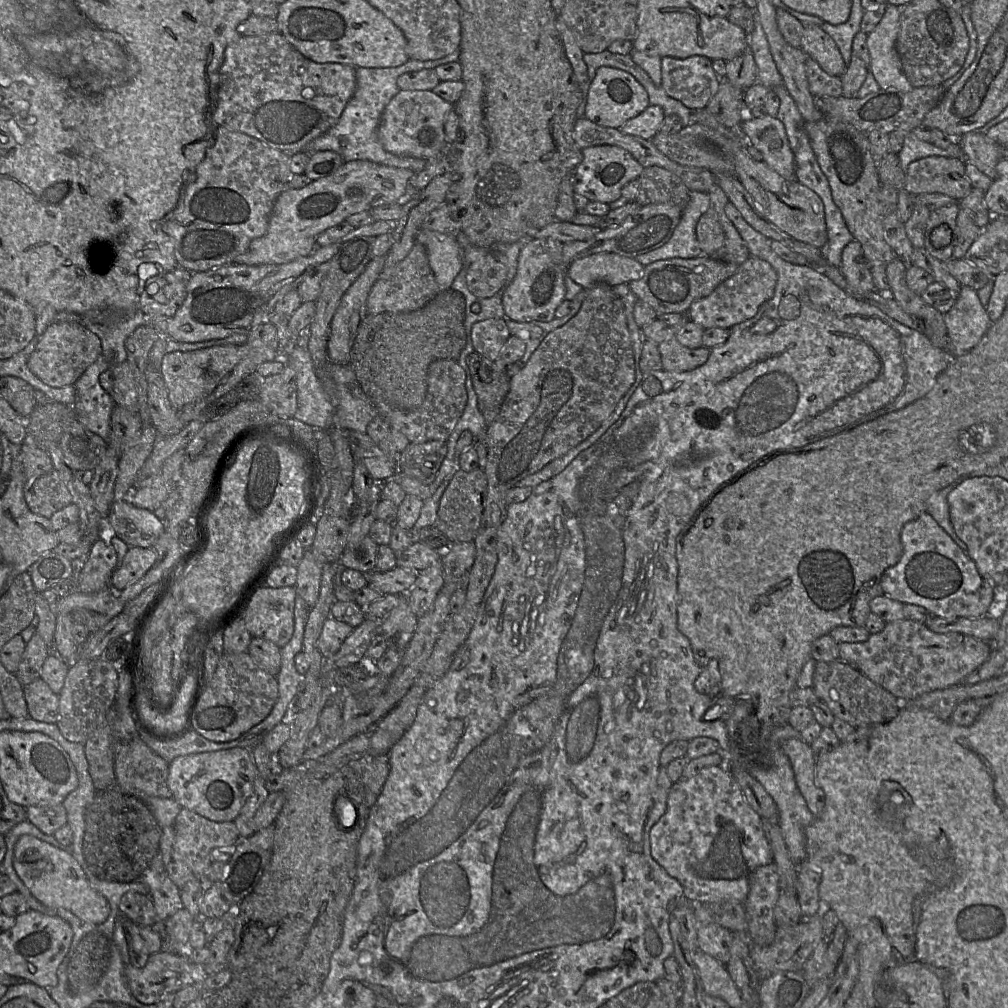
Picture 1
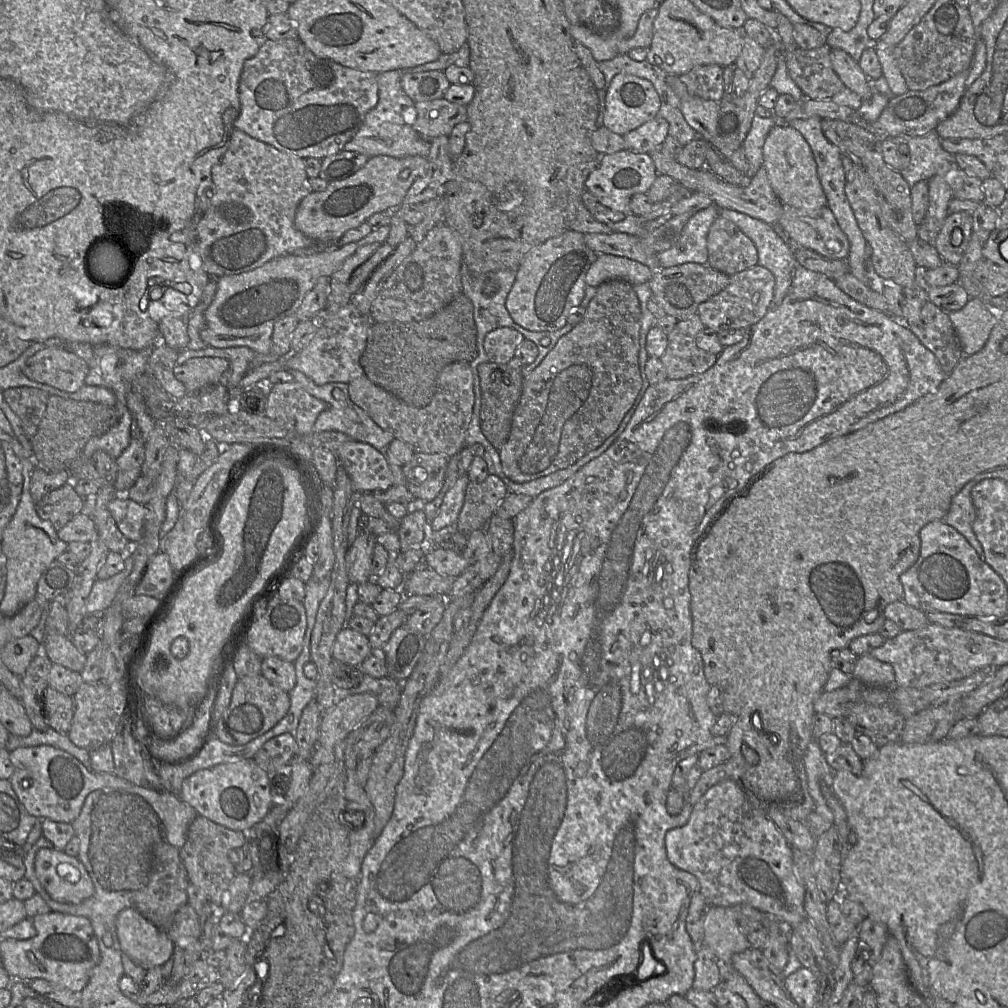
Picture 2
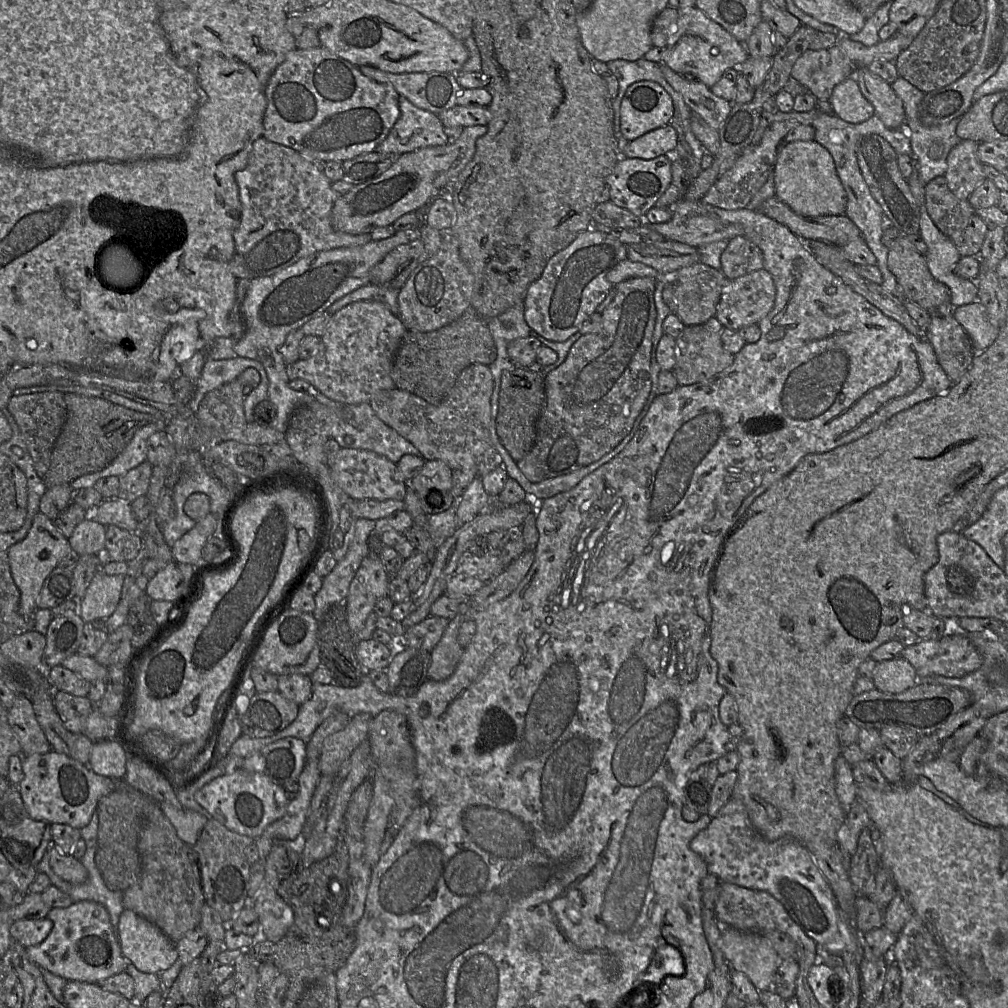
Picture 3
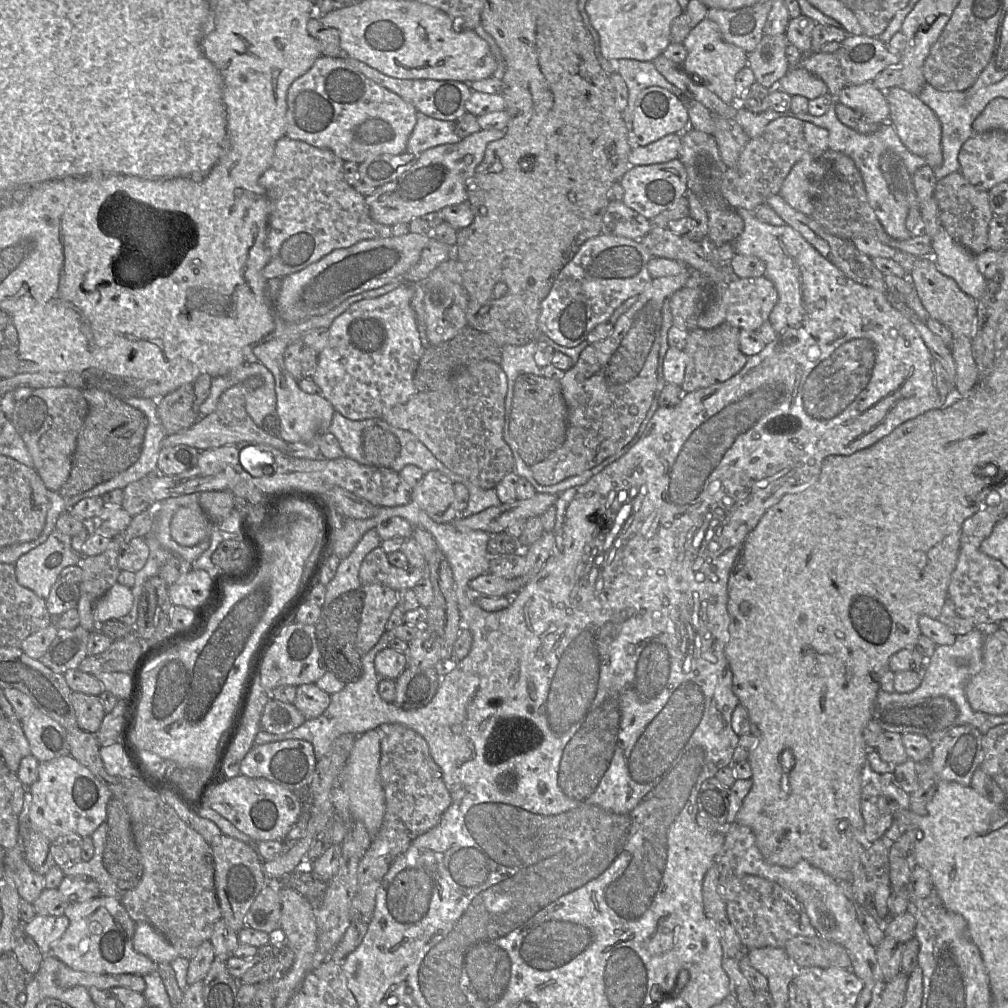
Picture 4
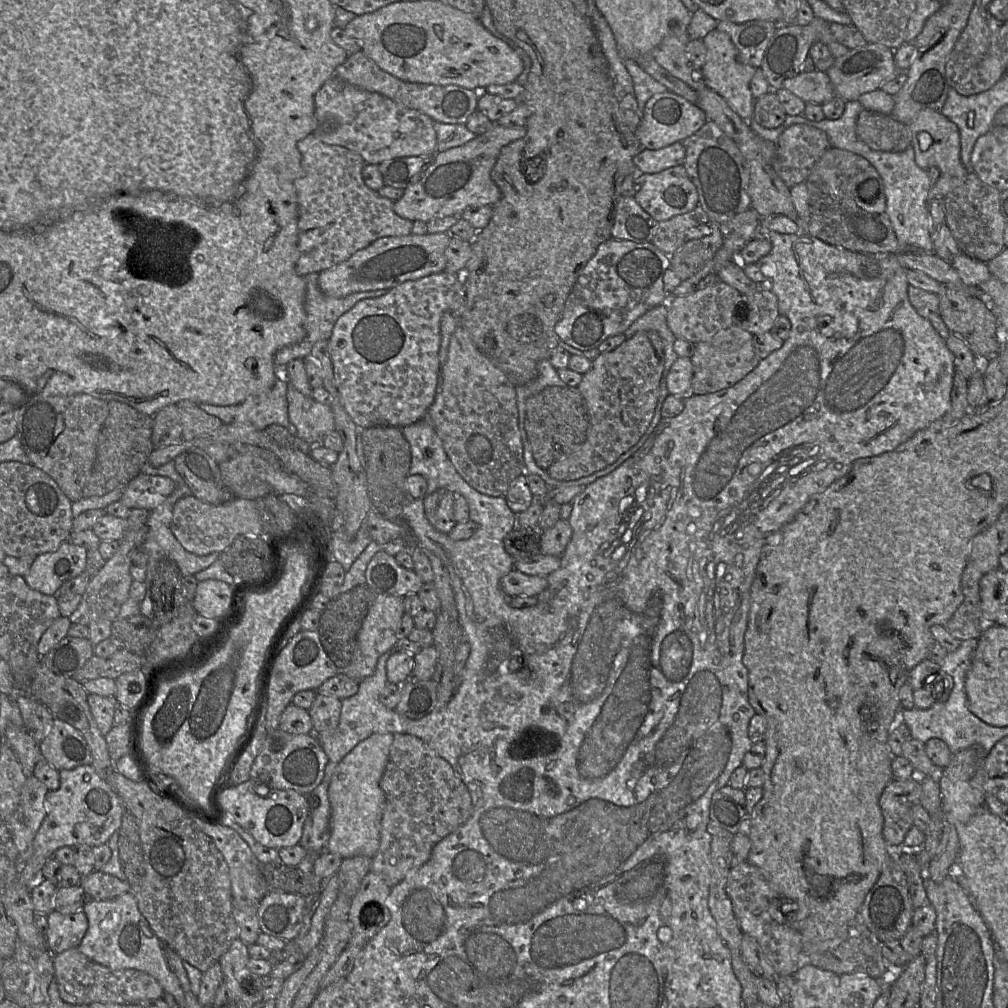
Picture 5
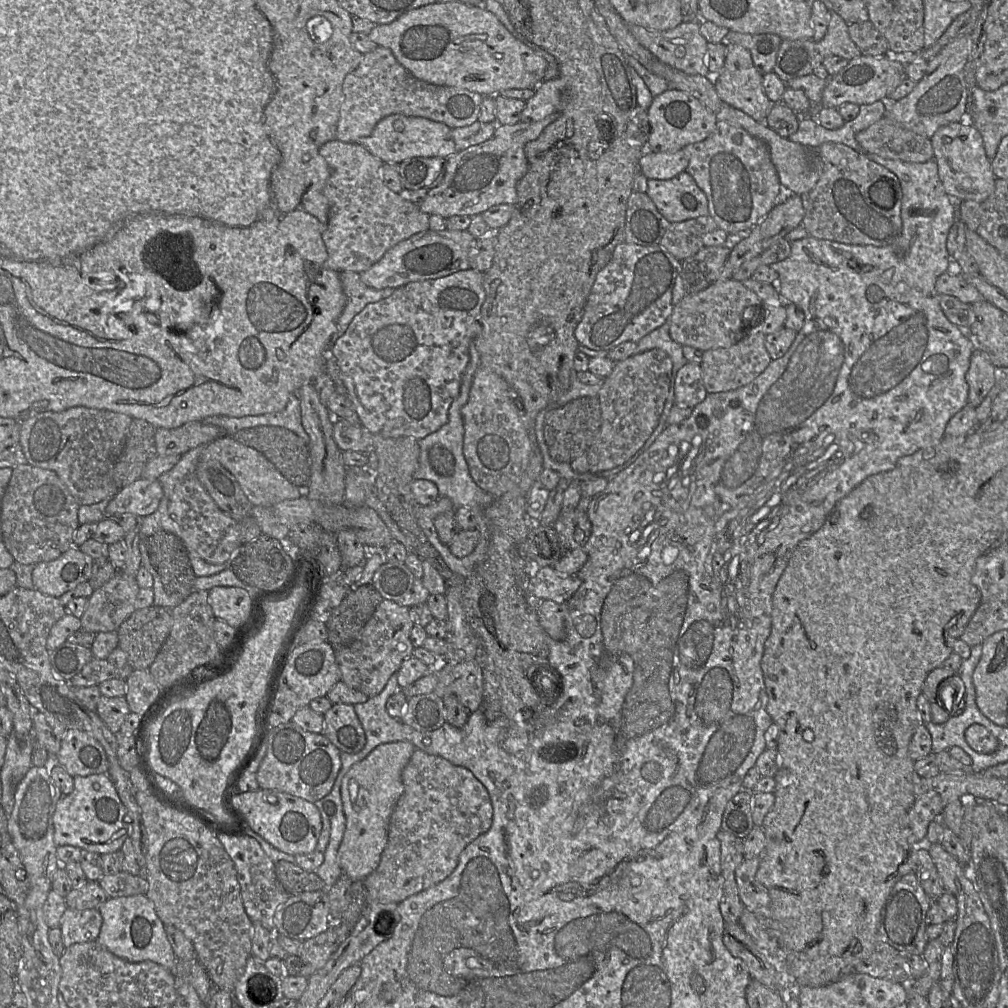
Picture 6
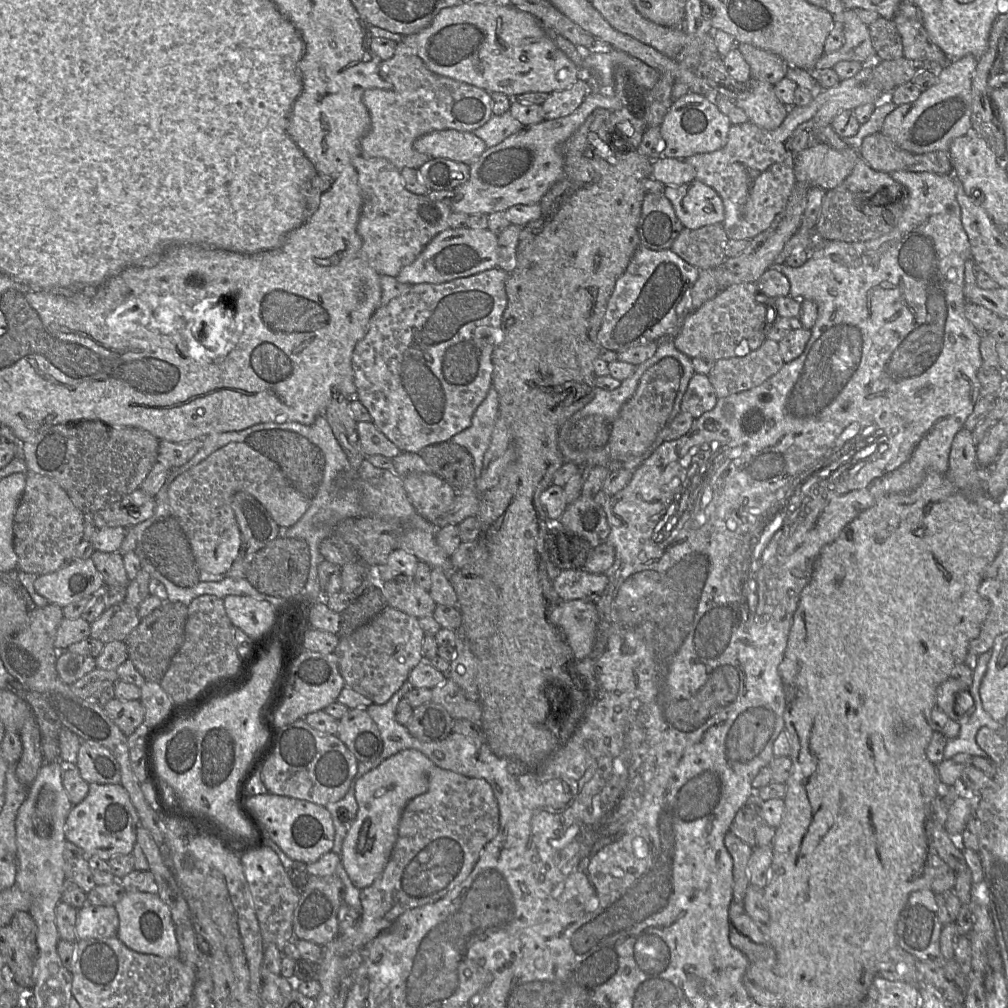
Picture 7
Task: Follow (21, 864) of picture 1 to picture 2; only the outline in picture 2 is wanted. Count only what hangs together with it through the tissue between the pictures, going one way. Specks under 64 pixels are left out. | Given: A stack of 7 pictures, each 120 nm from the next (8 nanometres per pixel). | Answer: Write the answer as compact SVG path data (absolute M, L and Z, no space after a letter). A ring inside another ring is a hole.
M41 848L35 856L37 878L48 895L61 903L80 903L91 897L94 885L84 865L63 851Z

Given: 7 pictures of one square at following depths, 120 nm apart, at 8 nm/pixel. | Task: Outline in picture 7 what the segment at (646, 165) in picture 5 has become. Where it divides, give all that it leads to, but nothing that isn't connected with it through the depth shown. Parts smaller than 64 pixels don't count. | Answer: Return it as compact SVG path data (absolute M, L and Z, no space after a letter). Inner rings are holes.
M664 156L652 161L651 176L665 186L680 186L696 179L692 166L682 159Z

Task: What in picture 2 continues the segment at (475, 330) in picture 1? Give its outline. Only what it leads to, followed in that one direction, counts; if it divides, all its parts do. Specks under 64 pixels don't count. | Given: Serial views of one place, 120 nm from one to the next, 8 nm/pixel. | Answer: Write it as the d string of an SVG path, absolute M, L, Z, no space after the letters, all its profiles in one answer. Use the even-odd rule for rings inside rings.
M499 327L487 333L483 346L489 362L507 364L524 340L524 336L513 328Z

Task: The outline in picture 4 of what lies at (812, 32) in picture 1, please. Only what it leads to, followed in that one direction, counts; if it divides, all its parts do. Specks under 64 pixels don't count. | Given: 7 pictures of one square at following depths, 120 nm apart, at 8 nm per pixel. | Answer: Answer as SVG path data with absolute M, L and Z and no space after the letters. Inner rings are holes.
M892 87L883 91L889 104L891 123L903 144L910 152L925 159L926 165L938 167L943 162L941 122L934 111L925 105L917 95L913 95L900 87Z

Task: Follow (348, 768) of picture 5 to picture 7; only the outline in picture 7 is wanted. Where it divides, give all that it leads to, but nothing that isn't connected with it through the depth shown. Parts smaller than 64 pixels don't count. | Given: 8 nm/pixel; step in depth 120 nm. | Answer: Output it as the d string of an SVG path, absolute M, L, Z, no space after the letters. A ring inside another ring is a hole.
M406 749L384 759L369 772L354 779L354 795L358 810L343 839L340 857L341 865L351 883L358 889L370 886L383 871L397 839L401 814L411 799L427 791L429 773L434 766L434 763L420 751Z

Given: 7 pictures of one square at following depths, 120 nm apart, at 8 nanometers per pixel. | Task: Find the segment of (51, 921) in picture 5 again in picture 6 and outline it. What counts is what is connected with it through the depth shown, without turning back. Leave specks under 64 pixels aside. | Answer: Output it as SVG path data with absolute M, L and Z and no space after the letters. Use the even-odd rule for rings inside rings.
M67 909L61 917L60 926L65 947L76 943L96 941L102 926L98 909Z

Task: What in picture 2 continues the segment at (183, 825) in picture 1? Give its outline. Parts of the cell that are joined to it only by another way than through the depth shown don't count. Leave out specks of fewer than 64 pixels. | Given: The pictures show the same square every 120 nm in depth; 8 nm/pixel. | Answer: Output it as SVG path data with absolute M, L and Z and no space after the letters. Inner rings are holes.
M201 815L189 826L186 842L179 848L180 858L190 882L201 888L216 907L220 907L224 892L237 875L229 853L235 848L243 847L246 842L247 832L228 829Z

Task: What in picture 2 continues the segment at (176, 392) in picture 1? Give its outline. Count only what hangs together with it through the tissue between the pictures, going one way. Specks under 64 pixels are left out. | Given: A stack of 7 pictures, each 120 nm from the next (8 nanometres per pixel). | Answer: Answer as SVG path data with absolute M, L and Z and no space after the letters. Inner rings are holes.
M189 358L174 368L175 377L181 381L188 394L218 383L228 369L229 362L223 358Z

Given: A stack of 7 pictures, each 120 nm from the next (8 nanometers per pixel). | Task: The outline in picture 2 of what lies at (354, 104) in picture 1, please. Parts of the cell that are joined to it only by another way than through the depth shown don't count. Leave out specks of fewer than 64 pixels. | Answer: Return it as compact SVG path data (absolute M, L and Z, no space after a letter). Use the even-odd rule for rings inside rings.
M465 42L458 51L452 54L442 54L436 61L411 68L378 73L376 76L378 83L377 105L367 113L362 127L355 137L344 146L343 150L361 153L368 157L380 155L394 158L427 157L430 152L431 142L423 139L412 127L416 119L415 102L404 92L401 85L402 76L407 73L432 70L444 72L451 65L469 67L469 62L470 46L468 42Z

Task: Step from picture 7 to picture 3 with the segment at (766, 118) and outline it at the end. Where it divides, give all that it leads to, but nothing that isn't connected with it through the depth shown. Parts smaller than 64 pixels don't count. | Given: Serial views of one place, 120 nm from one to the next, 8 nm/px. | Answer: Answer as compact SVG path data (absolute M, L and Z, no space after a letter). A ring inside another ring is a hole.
M697 6L679 11L677 30L668 38L666 48L665 61L658 64L665 64L673 71L683 76L689 76L693 79L703 82L709 88L717 83L726 70L730 68L737 68L749 57L747 49L743 43L739 42L717 22L710 19Z

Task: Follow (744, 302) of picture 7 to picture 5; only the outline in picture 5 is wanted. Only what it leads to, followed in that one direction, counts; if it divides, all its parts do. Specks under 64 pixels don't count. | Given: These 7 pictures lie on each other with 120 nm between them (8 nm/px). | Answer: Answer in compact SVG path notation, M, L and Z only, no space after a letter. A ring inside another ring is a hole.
M718 280L703 289L674 296L668 302L667 323L676 338L693 344L710 341L718 332L736 324L736 308L742 294L730 285Z

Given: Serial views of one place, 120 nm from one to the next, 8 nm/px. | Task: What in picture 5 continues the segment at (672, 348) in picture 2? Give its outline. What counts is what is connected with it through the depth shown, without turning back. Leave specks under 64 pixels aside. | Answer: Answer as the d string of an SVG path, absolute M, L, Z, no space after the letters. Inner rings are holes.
M738 325L718 332L708 342L694 344L694 353L690 358L693 365L691 387L694 394L709 394L729 388L743 379L760 362L754 351L753 334Z

